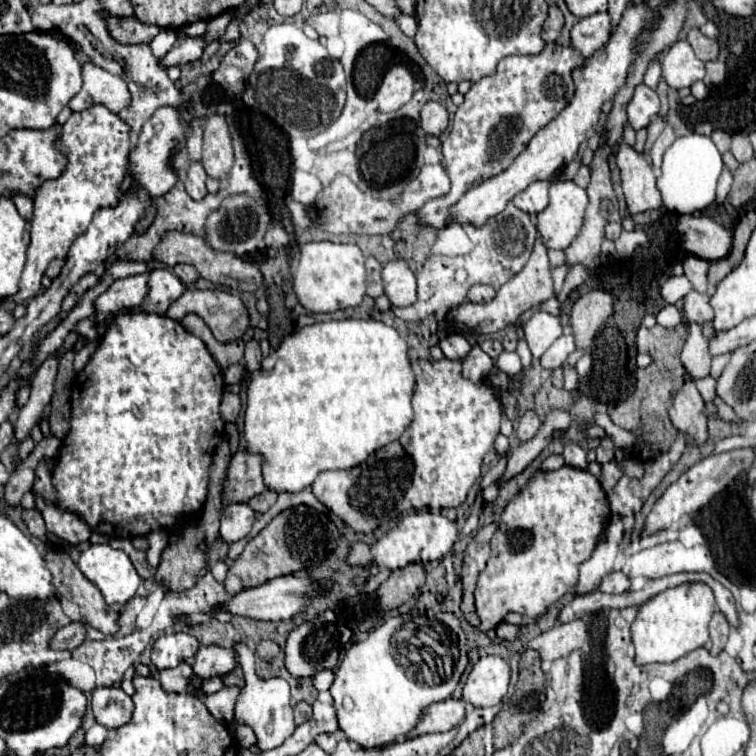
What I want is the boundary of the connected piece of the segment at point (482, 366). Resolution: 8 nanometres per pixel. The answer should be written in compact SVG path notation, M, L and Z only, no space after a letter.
M475 345L463 359L463 375L475 383L483 381L485 375L491 371L491 367L493 359L479 345Z

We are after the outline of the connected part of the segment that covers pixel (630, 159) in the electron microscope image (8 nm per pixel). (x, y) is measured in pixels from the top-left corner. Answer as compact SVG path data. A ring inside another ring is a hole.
M621 143L617 151L617 167L621 171L621 185L631 215L661 207L653 167L643 153L637 153L633 147Z

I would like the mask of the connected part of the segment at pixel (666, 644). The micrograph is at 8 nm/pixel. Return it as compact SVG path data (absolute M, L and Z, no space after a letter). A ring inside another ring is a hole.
M681 583L677 587L665 589L641 605L641 611L631 625L635 661L639 665L647 663L671 663L697 647L703 647L709 639L709 619L715 613L715 599L711 587L705 583Z

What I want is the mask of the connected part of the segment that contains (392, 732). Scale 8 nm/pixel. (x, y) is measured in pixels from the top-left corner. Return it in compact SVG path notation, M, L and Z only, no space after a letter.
M413 609L411 613L387 619L379 629L369 633L365 641L353 643L339 663L335 681L329 689L335 699L341 731L367 749L389 745L395 737L407 735L407 731L417 725L423 709L431 703L449 699L457 687L459 677L467 667L467 645L463 643L461 633L459 619L453 613L433 609L429 617L429 611L421 613L419 609Z

